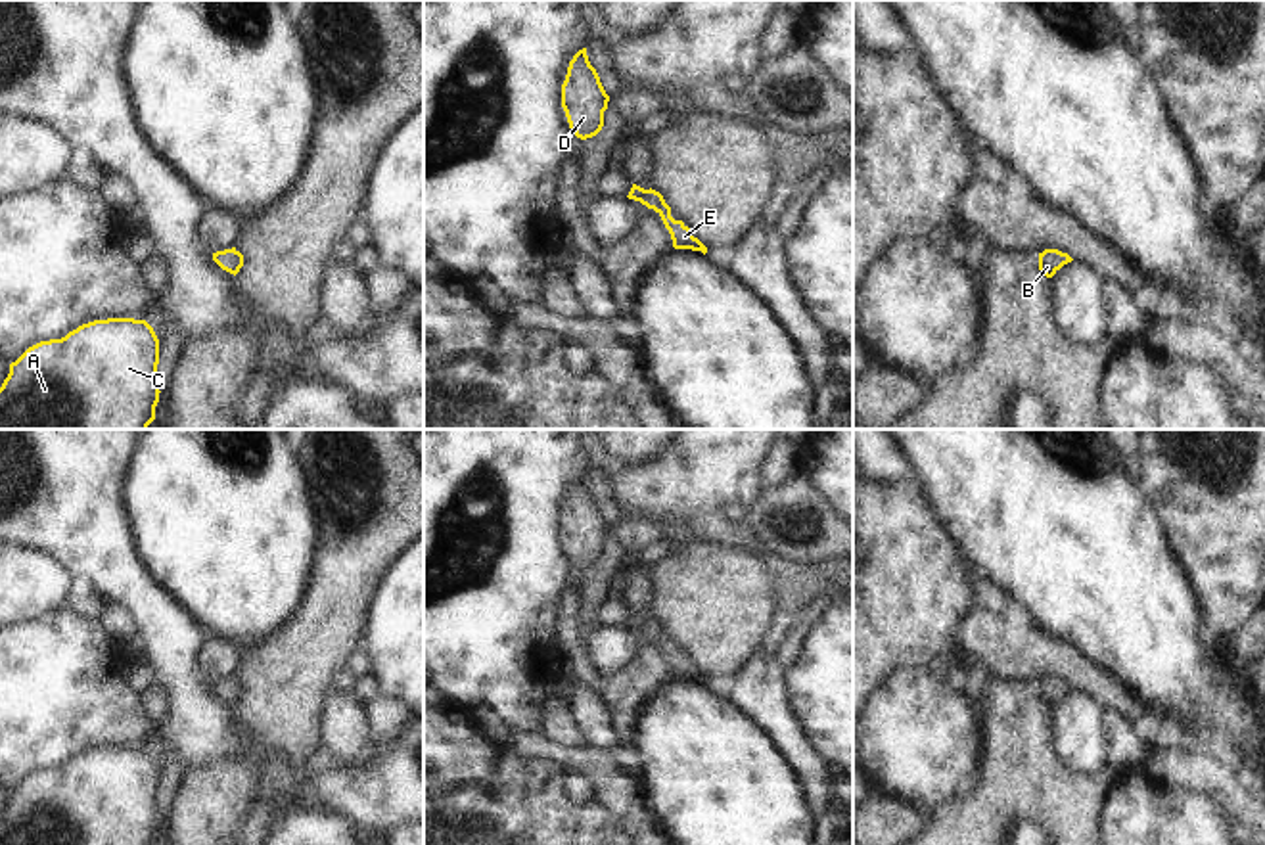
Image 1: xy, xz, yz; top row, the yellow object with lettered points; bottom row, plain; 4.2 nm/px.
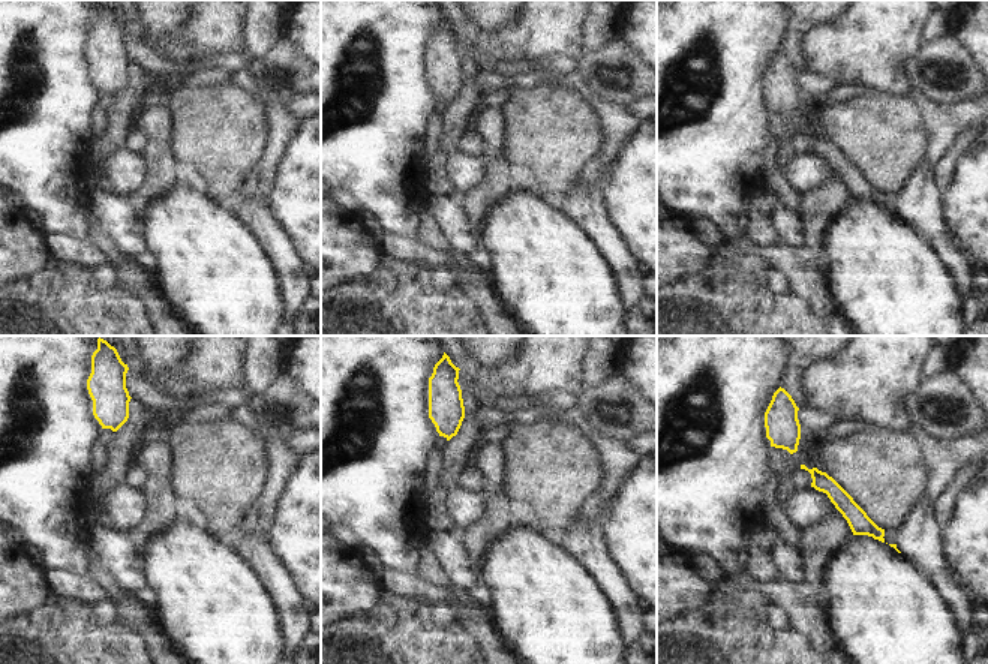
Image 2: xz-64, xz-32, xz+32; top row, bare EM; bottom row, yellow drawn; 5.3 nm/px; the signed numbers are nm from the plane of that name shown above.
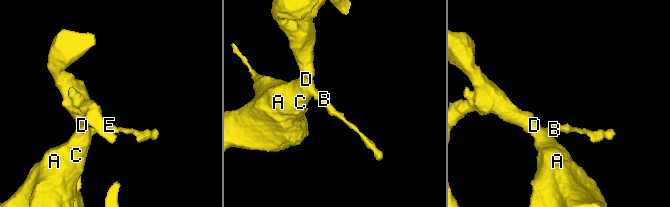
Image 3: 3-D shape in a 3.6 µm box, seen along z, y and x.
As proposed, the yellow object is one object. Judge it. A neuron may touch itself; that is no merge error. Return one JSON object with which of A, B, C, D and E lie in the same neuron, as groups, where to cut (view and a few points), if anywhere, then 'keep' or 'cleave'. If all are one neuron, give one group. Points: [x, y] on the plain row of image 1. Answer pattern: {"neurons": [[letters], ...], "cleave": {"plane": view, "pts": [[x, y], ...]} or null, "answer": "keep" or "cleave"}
{"neurons": [["A", "B", "C", "D", "E"]], "cleave": null, "answer": "keep"}

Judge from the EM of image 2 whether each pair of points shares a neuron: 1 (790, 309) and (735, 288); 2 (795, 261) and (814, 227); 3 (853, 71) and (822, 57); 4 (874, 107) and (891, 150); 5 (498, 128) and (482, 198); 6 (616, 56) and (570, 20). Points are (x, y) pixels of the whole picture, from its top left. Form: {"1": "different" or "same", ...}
{"1": "same", "2": "same", "3": "same", "4": "same", "5": "same", "6": "different"}

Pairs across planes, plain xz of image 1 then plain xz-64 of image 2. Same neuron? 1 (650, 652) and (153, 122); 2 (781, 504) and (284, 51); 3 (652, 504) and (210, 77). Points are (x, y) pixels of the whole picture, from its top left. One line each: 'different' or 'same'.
1: same
2: same
3: different

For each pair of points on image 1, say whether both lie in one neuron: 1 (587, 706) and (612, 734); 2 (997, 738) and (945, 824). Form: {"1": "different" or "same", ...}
{"1": "same", "2": "same"}

